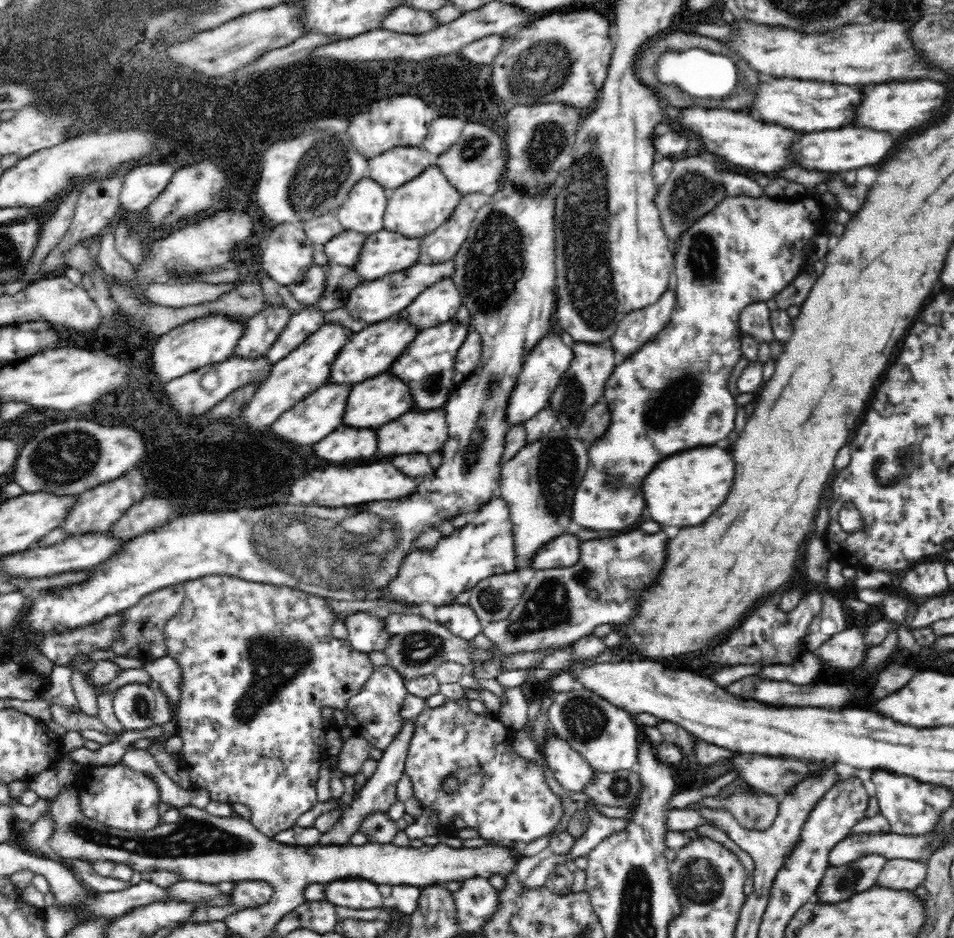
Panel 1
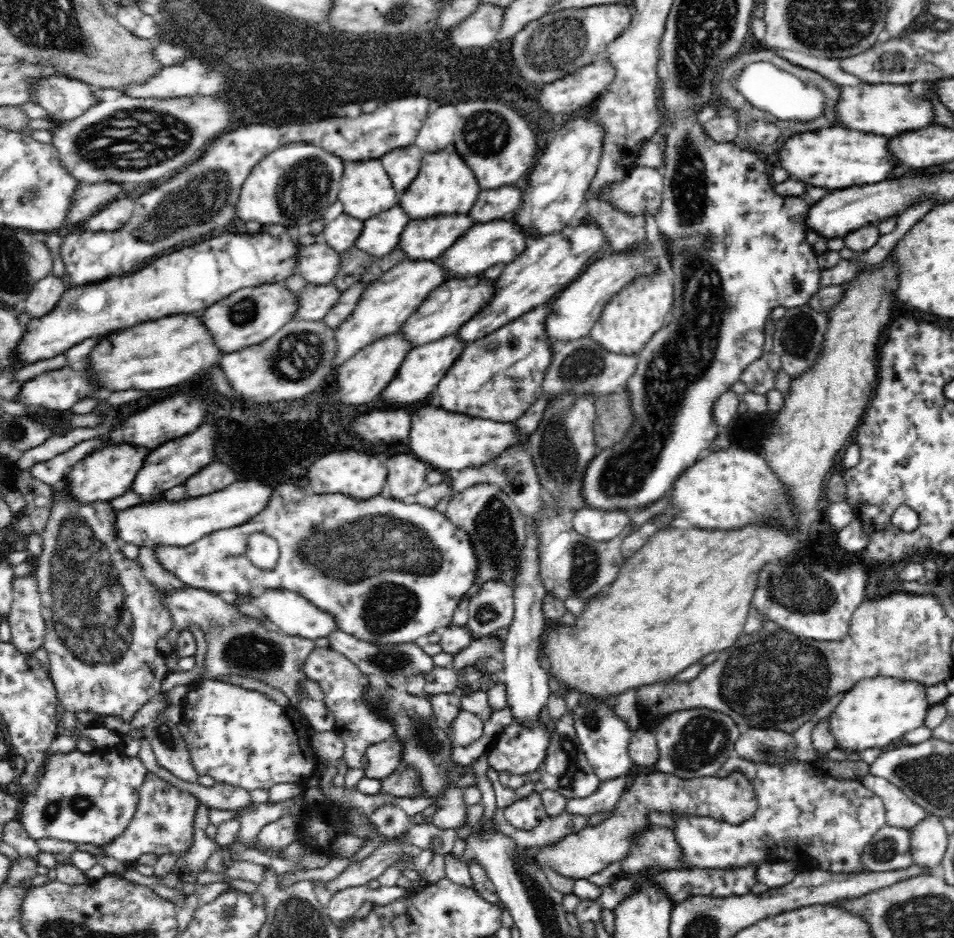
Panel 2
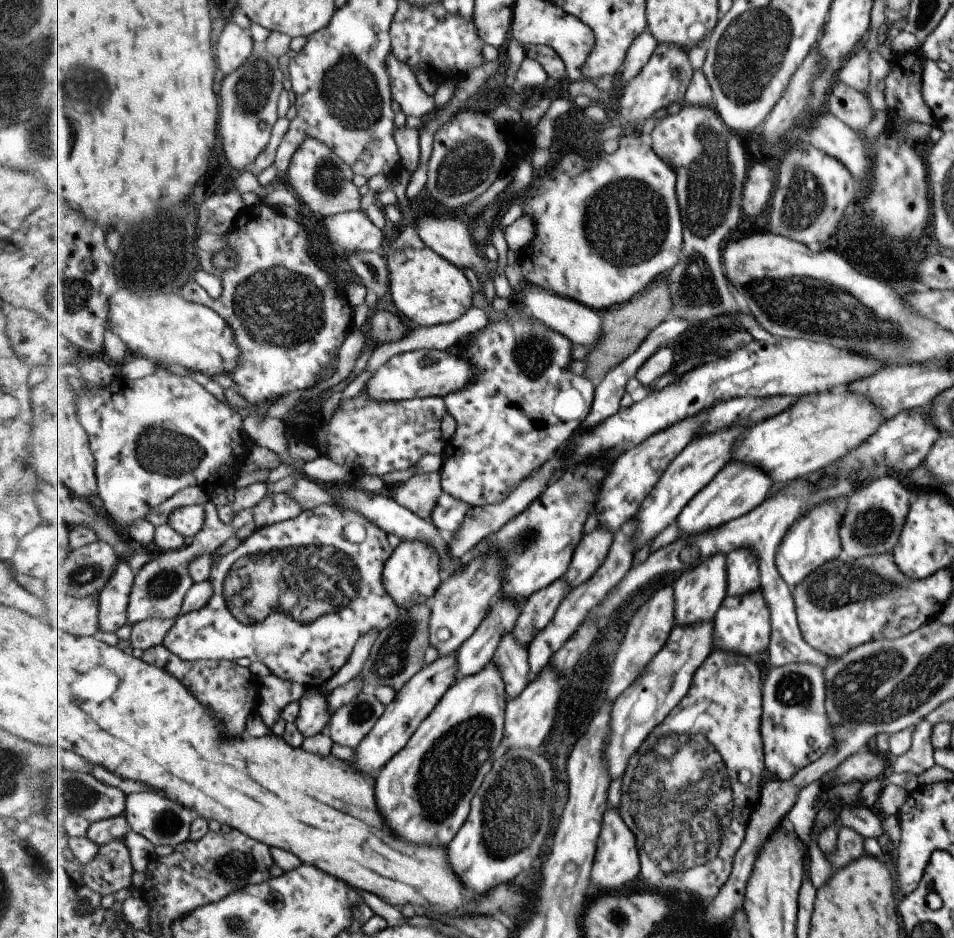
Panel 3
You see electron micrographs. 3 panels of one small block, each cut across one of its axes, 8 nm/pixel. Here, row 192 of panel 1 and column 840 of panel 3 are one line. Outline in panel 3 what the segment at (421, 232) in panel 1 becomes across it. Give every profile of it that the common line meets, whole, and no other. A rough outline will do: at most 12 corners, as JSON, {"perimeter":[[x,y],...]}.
{"perimeter":[[836,387],[798,397],[736,442],[789,483],[837,463],[884,421]]}

